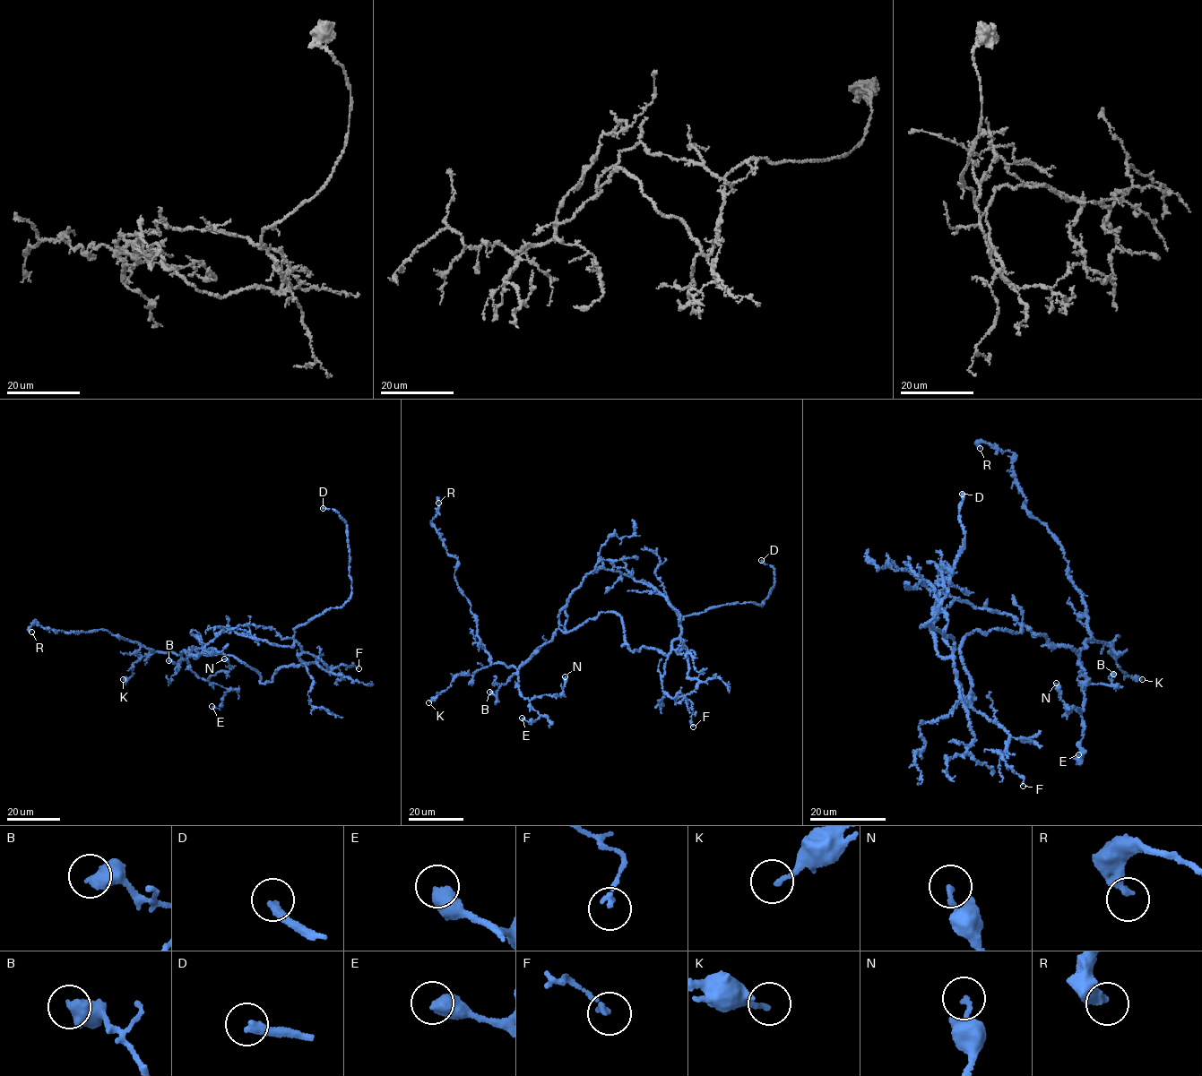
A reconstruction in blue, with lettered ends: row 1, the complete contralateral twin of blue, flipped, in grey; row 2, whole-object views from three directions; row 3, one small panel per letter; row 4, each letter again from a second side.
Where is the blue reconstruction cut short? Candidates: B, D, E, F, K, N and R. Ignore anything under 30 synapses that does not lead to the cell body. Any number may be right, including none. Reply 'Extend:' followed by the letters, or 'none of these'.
Extend: D

